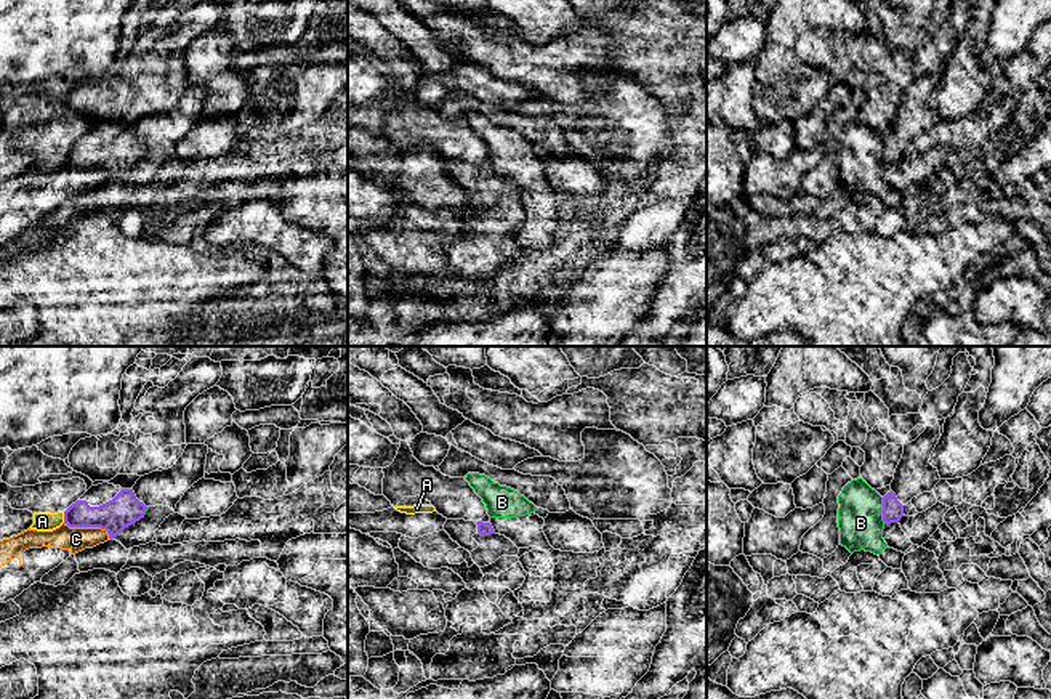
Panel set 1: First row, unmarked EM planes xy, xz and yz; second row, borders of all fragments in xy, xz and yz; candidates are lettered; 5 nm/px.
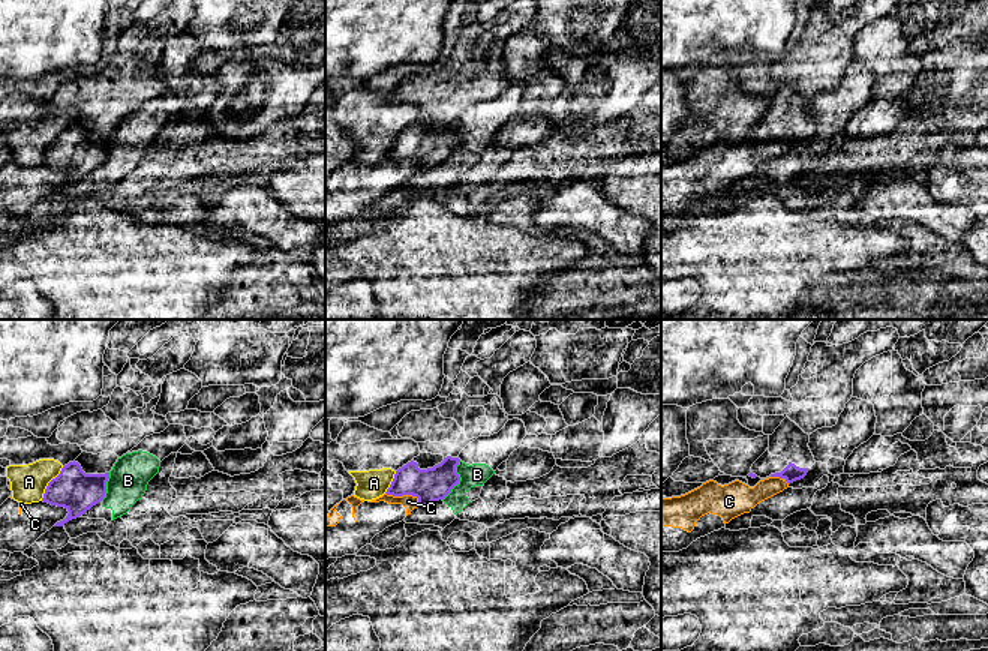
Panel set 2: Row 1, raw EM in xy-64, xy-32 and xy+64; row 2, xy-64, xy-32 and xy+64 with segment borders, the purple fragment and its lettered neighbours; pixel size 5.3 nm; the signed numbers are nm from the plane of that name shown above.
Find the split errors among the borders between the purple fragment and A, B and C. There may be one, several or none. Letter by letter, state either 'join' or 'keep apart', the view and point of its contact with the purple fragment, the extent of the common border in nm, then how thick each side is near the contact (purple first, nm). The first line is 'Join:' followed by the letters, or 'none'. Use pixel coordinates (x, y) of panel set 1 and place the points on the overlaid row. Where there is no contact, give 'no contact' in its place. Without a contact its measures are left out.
Join: none
A: keep apart; meets purple in xy at (64, 517); contact 60 nm long; 160 nm thick on the purple side, 100 nm on the other
B: keep apart; meets purple in yz at (883, 510); contact 140 nm long; 110 nm thick on the purple side, 220 nm on the other
C: keep apart; meets purple in xy at (88, 526); contact 260 nm long; 160 nm thick on the purple side, 130 nm on the other

